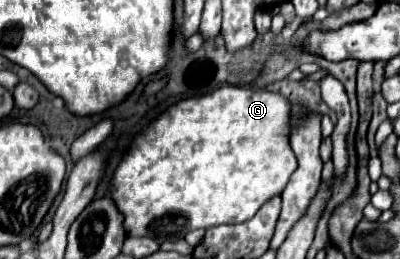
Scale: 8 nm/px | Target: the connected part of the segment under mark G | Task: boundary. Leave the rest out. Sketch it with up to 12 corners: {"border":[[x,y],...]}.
{"border":[[221,86],[117,166],[125,232],[239,224],[297,158],[291,102]]}

